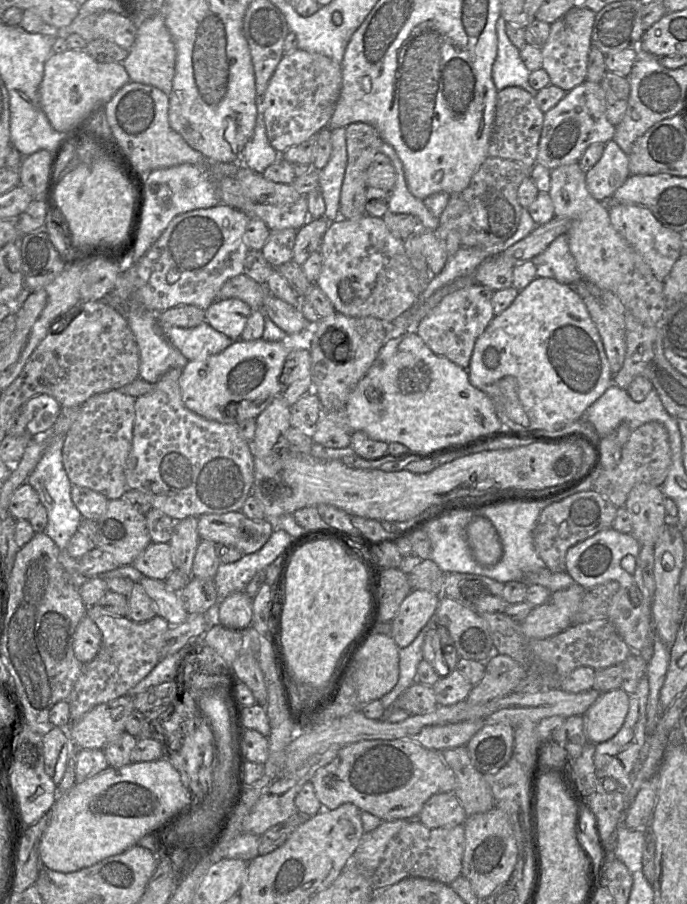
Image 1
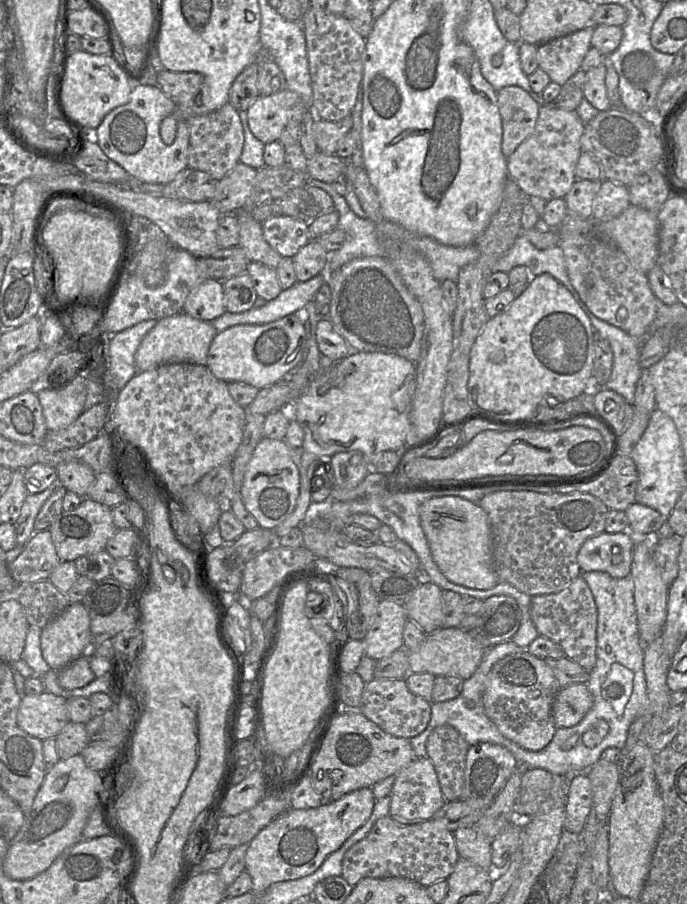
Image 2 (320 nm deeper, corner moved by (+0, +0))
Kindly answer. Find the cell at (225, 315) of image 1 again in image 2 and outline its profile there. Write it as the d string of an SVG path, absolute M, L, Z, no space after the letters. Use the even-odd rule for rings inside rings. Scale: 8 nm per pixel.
M203 280L187 296L182 312L207 322L211 322L225 313L222 281Z

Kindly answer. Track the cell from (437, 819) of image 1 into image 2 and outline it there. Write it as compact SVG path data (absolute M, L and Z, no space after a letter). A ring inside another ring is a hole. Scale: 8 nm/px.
M416 758L396 776L389 795L390 816L406 820L429 820L446 799L431 760Z

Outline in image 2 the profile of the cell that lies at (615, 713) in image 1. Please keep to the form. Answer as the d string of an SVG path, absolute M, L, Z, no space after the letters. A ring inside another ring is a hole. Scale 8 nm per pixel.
M585 683L562 687L553 702L552 716L556 727L577 725L593 705L593 697Z

